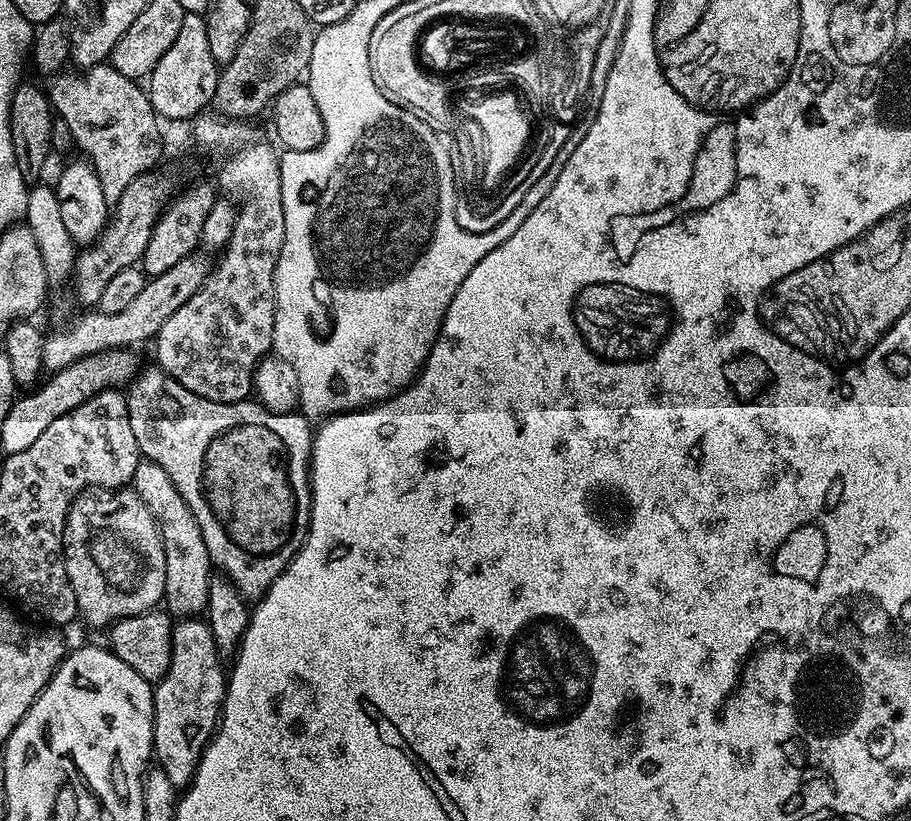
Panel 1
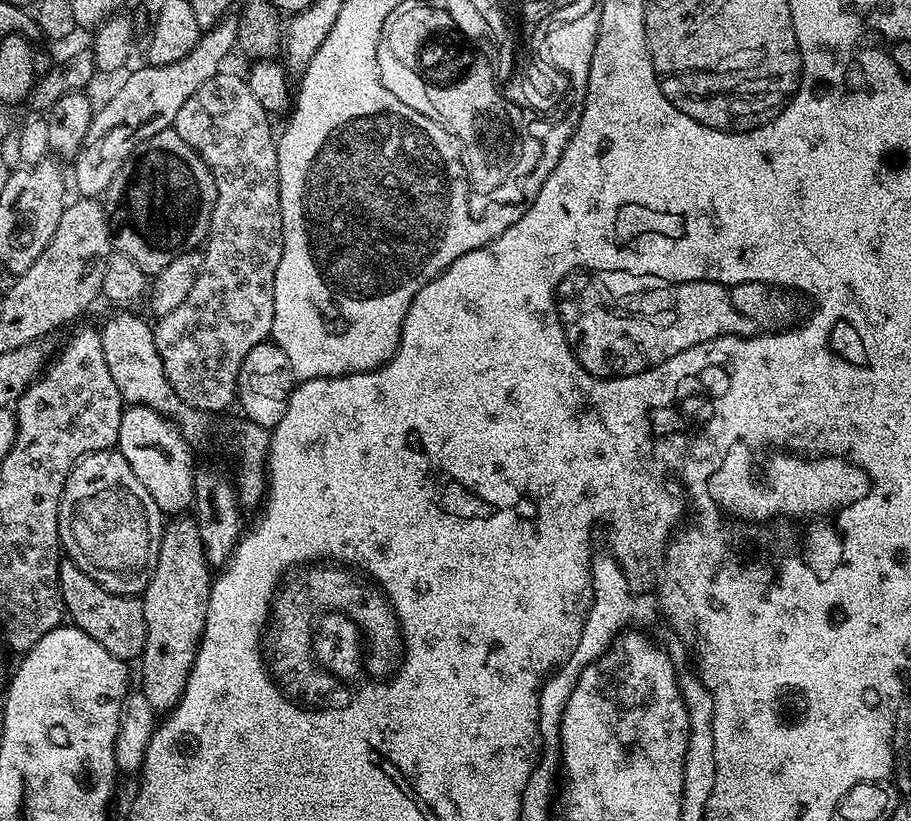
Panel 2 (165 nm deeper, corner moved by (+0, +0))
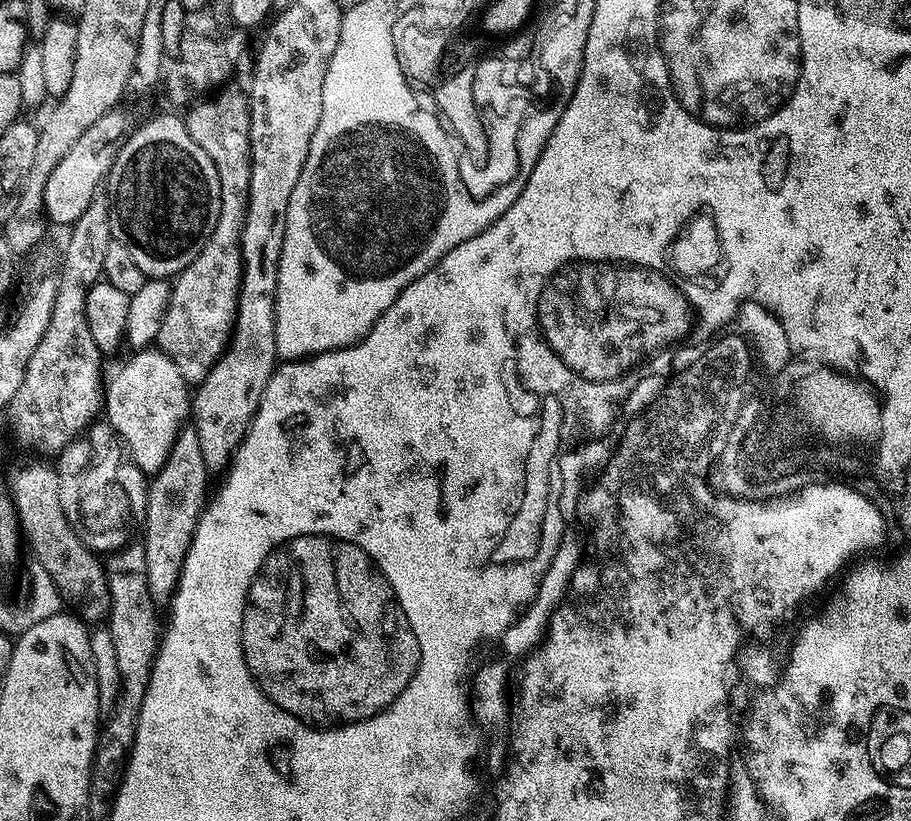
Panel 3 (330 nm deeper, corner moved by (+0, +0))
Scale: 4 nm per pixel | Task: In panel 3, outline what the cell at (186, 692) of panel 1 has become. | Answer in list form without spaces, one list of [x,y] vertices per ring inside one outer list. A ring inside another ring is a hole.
[[[191,426],[181,428],[180,433],[174,438],[174,444],[170,446],[170,454],[166,462],[148,480],[148,501],[142,521],[144,527],[144,537],[142,543],[146,554],[146,574],[148,575],[148,585],[150,594],[156,602],[167,601],[171,597],[176,580],[180,576],[180,568],[184,565],[184,554],[188,551],[188,545],[192,542],[192,535],[196,529],[196,523],[200,521],[200,514],[204,511],[206,503],[206,492],[204,487],[208,484],[210,470],[202,458],[202,446],[198,446],[198,434]]]

